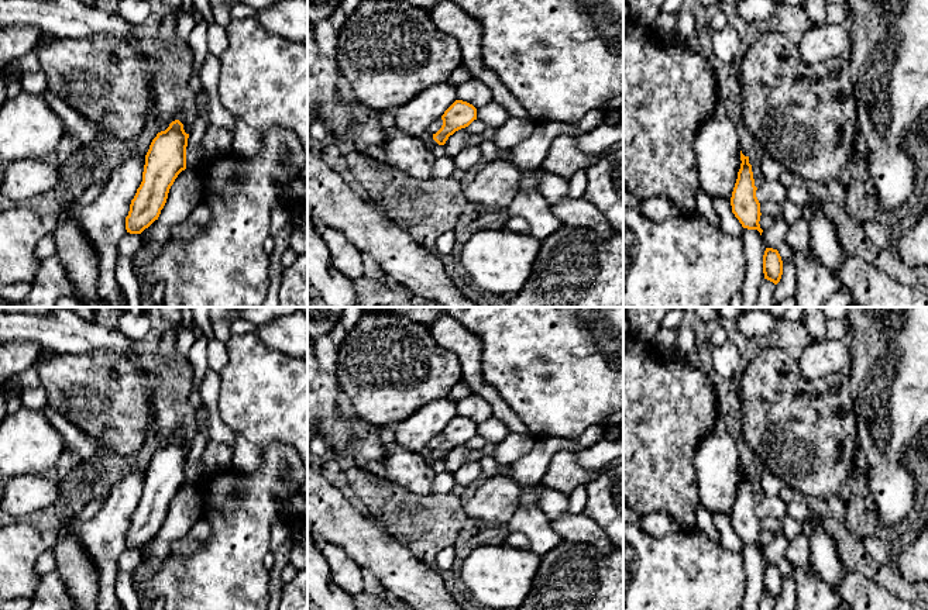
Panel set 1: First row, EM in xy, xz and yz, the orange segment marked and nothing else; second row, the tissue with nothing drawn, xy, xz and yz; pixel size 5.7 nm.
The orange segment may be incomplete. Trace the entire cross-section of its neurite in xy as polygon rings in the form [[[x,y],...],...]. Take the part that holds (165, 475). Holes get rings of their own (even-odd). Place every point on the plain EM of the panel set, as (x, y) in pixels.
[[[175,435],[152,455],[145,471],[142,497],[126,533],[127,548],[141,549],[158,535],[171,502],[186,485],[188,454],[183,440]]]

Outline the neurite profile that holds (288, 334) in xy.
[[[300,310],[257,324],[255,337],[268,348],[295,358],[307,358],[307,313]]]

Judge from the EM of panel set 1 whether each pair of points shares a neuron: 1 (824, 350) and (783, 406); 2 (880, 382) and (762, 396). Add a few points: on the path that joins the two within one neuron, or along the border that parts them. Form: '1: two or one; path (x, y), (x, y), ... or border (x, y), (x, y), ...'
1: two; border (796, 357), (806, 378), (837, 374)
2: two; border (848, 374), (852, 409), (856, 419)

